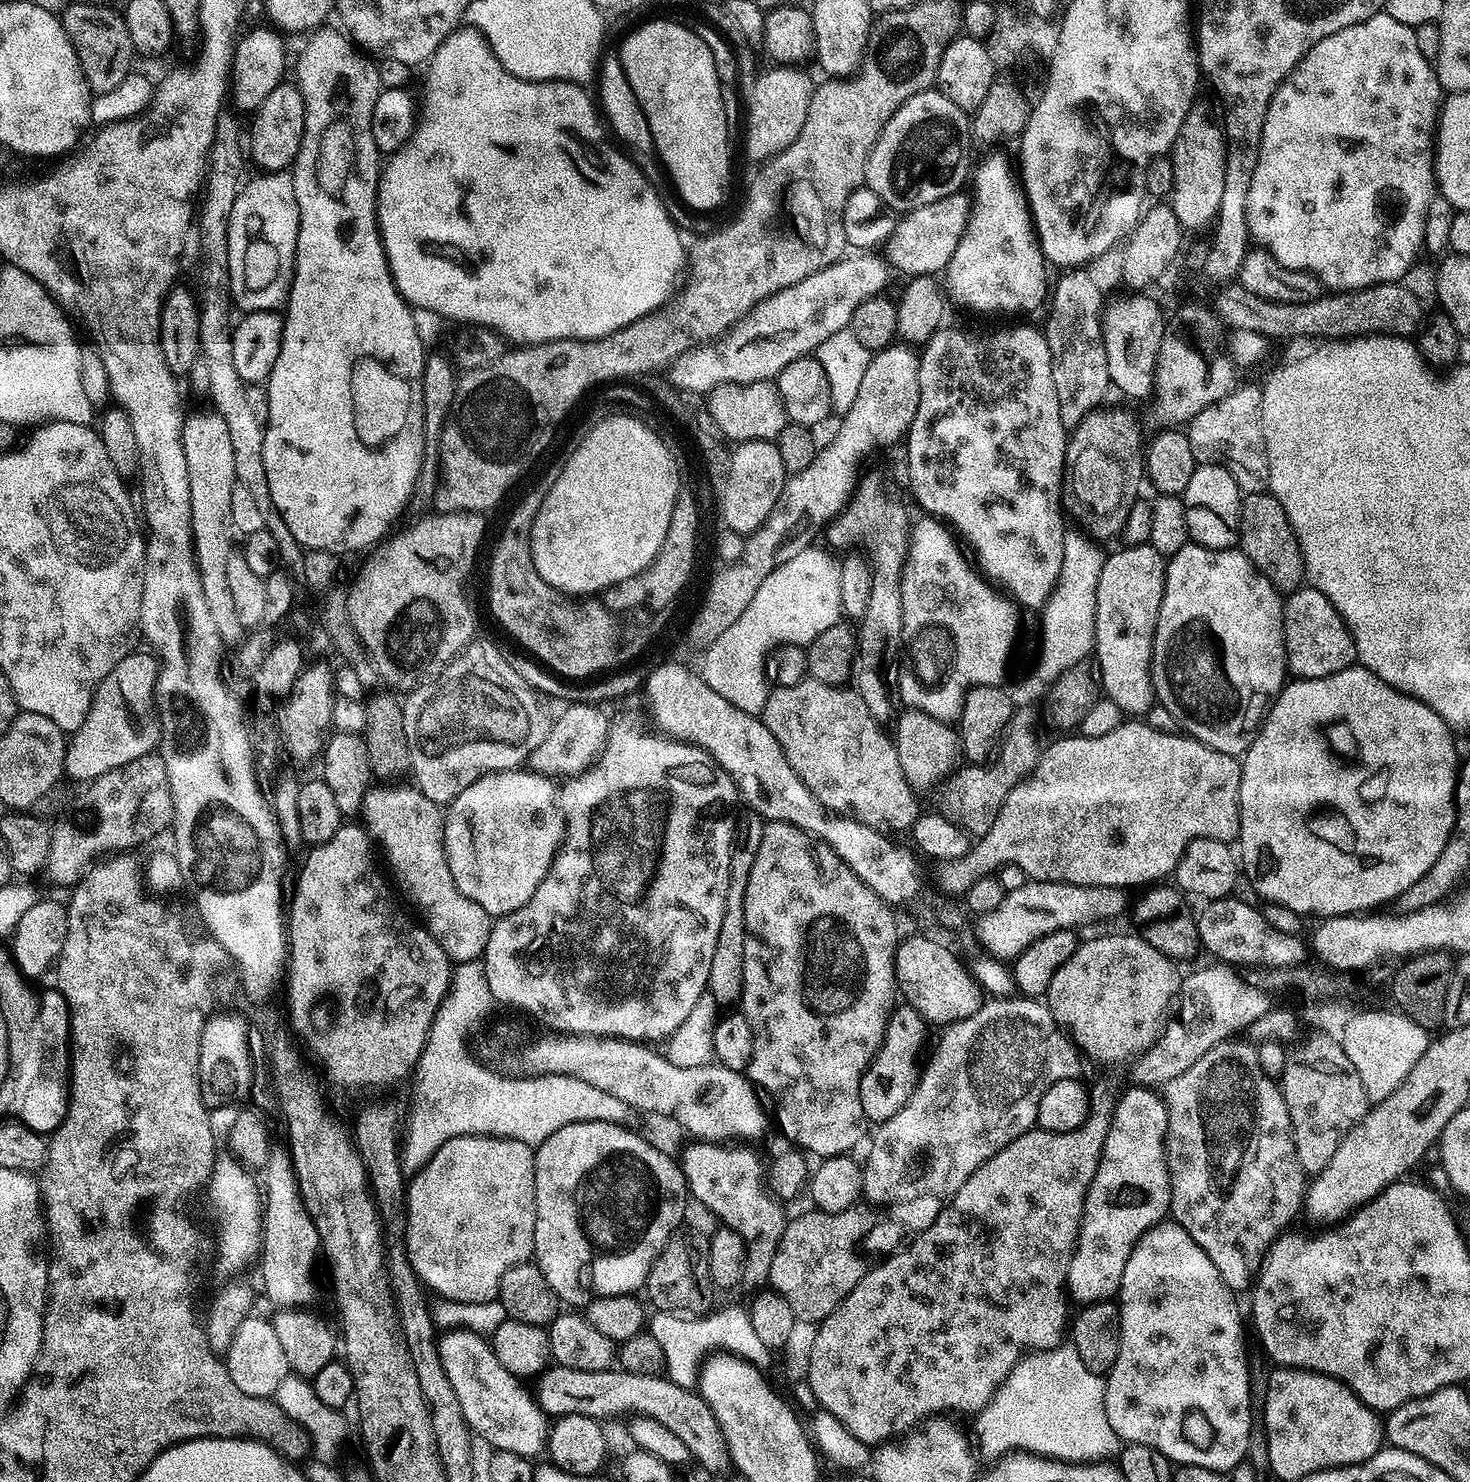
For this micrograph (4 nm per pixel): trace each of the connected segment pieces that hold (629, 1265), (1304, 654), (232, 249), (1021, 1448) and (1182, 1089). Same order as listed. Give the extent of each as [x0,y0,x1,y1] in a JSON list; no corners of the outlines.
[[534,1122,690,1306],[1284,586,1357,680],[229,171,300,313],[974,1342,1122,1465],[1162,1038,1306,1294]]

